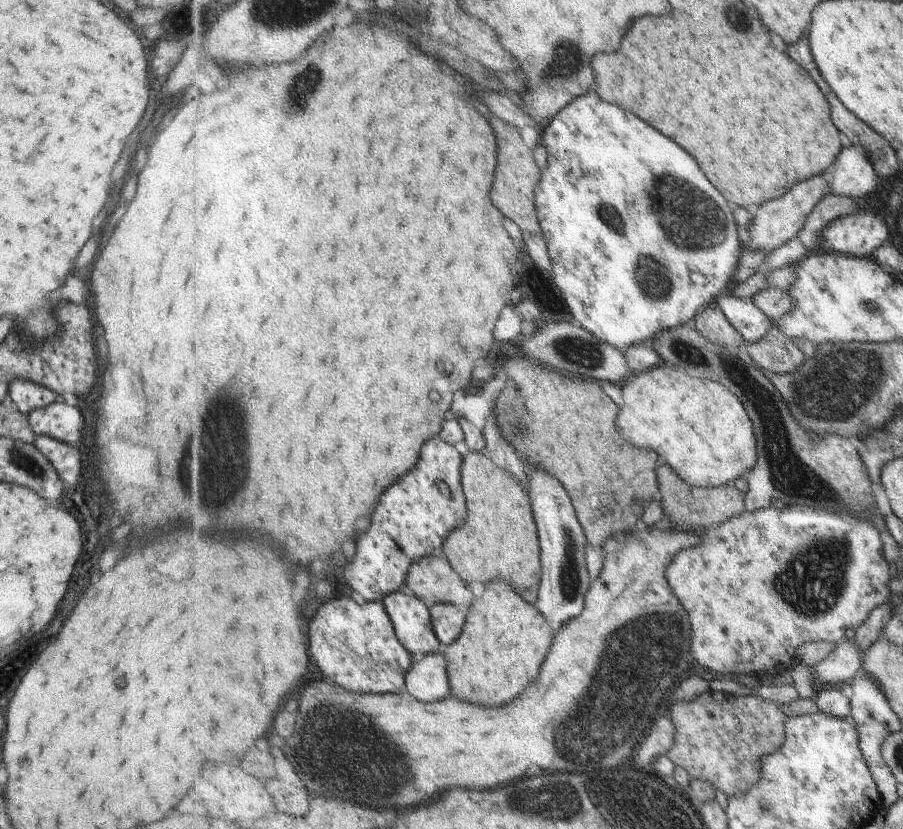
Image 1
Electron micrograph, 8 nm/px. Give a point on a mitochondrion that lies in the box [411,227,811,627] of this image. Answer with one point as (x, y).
(577, 352)

